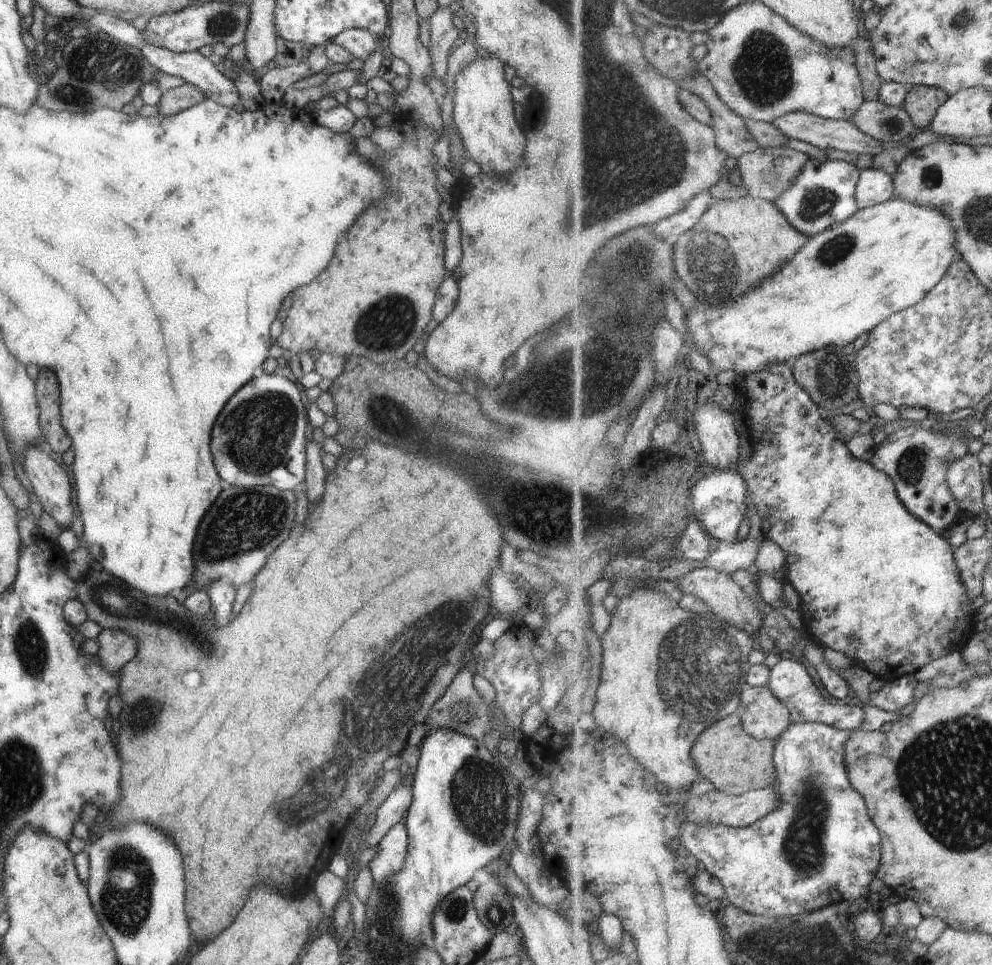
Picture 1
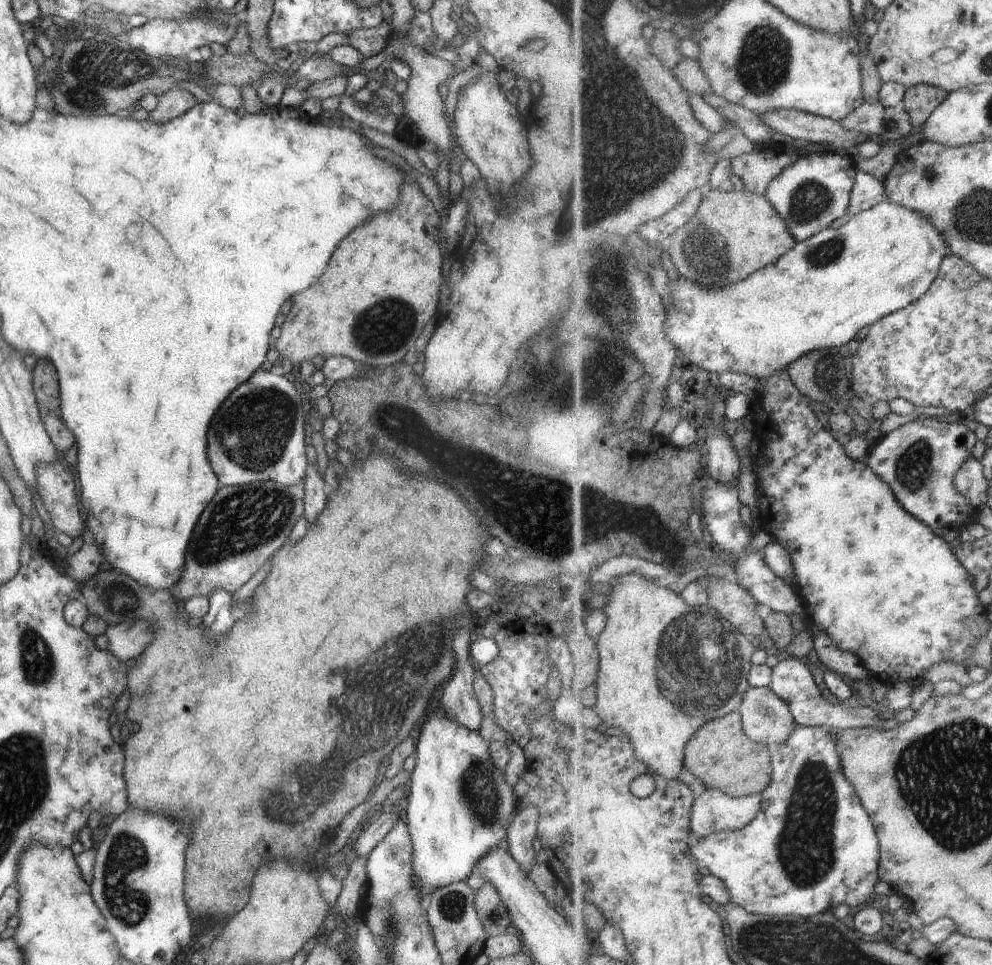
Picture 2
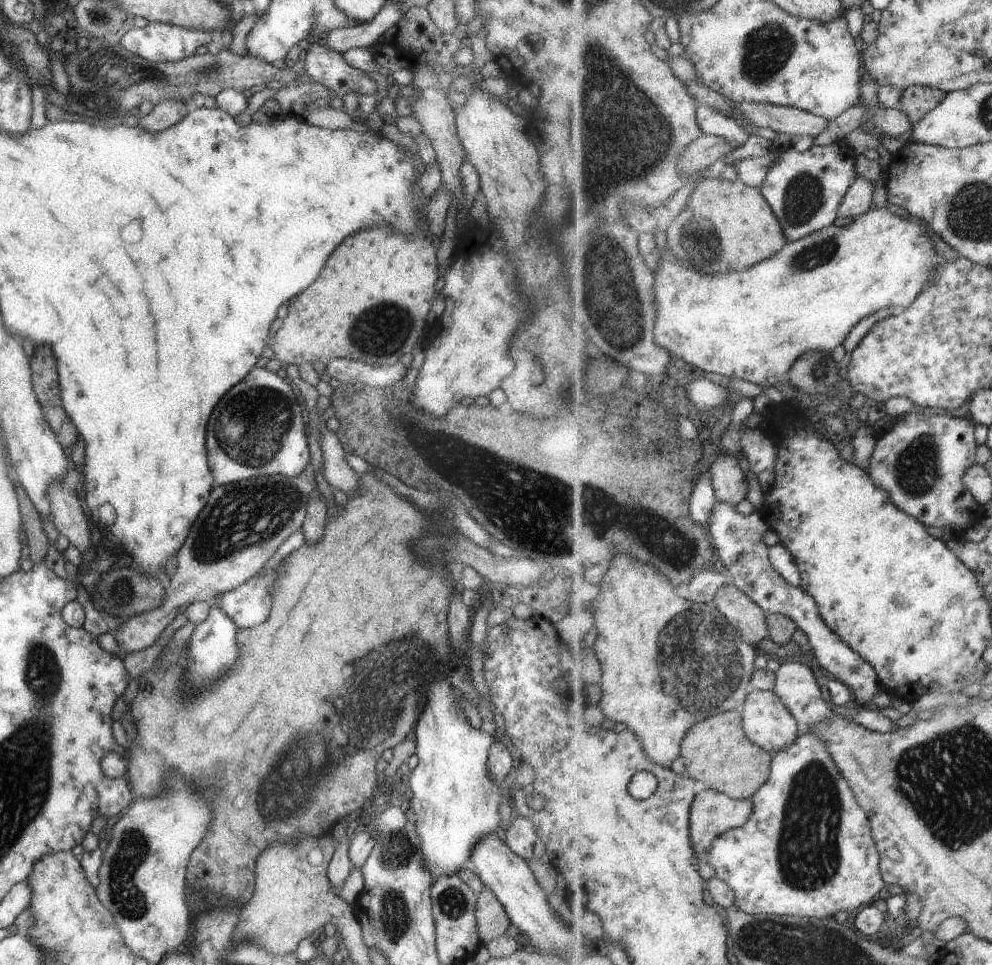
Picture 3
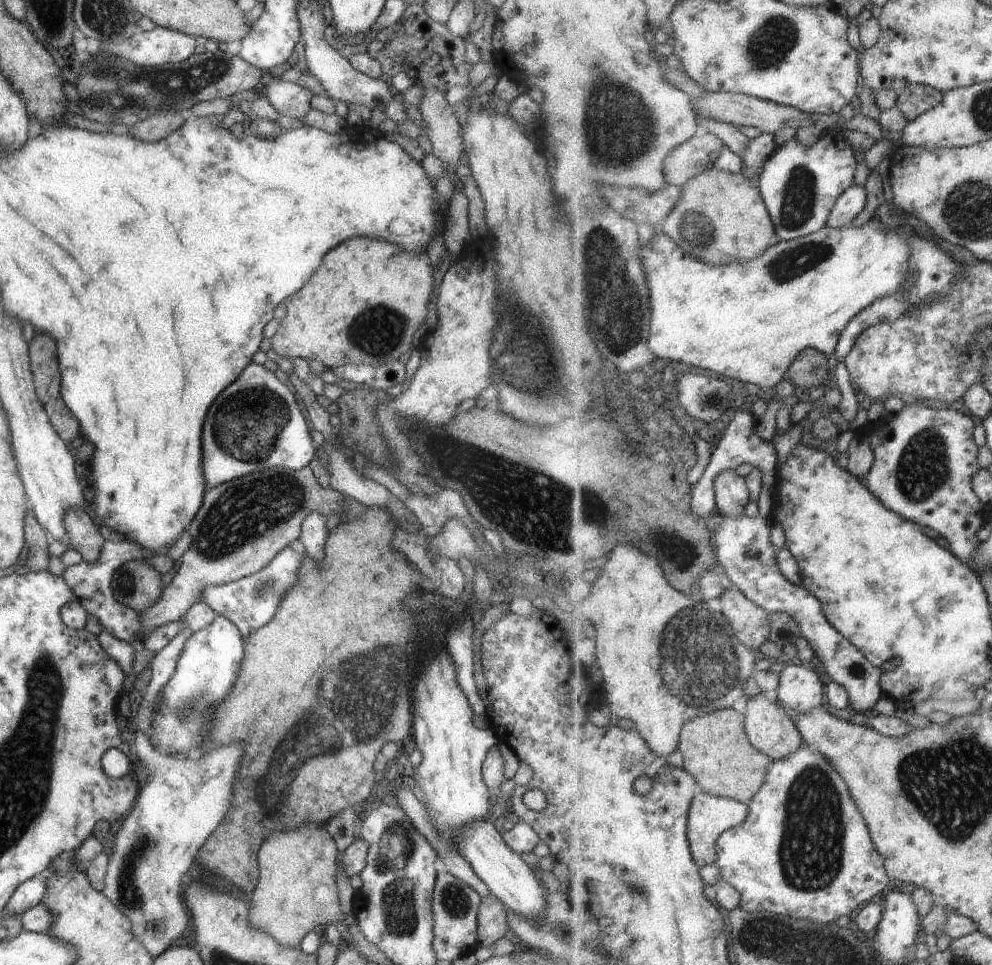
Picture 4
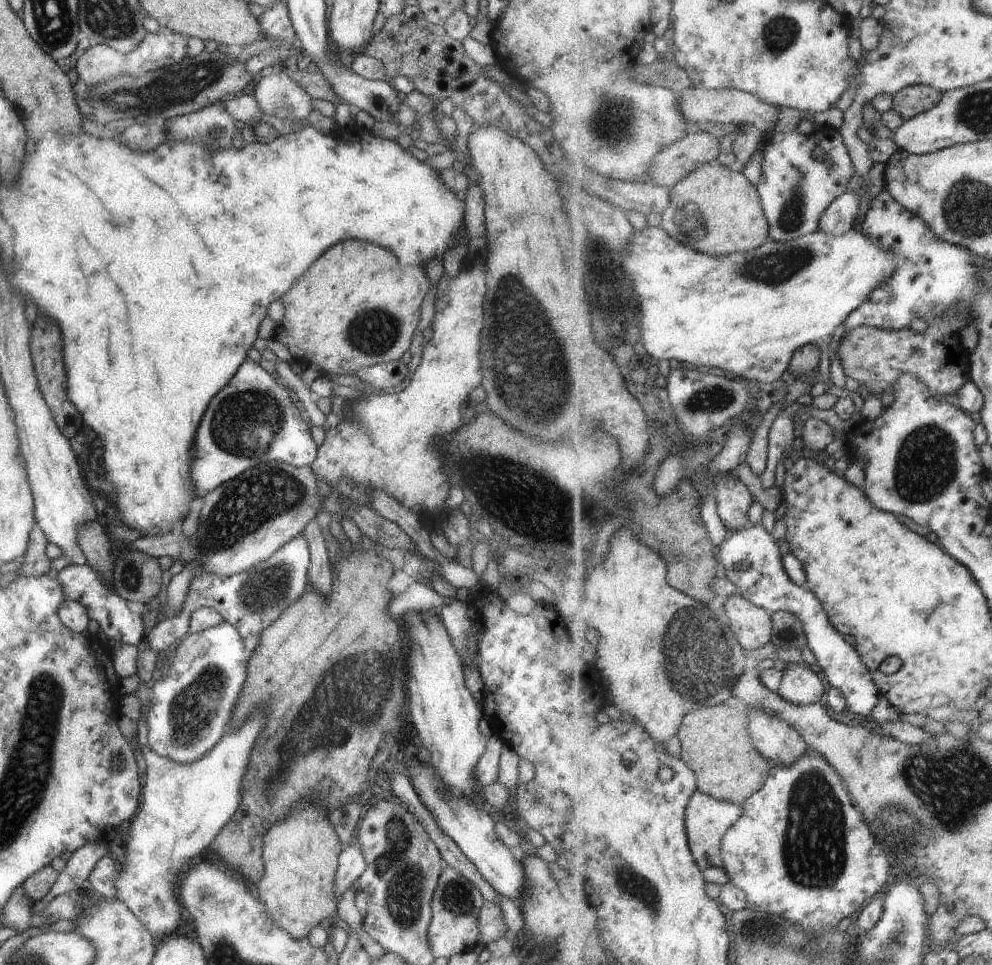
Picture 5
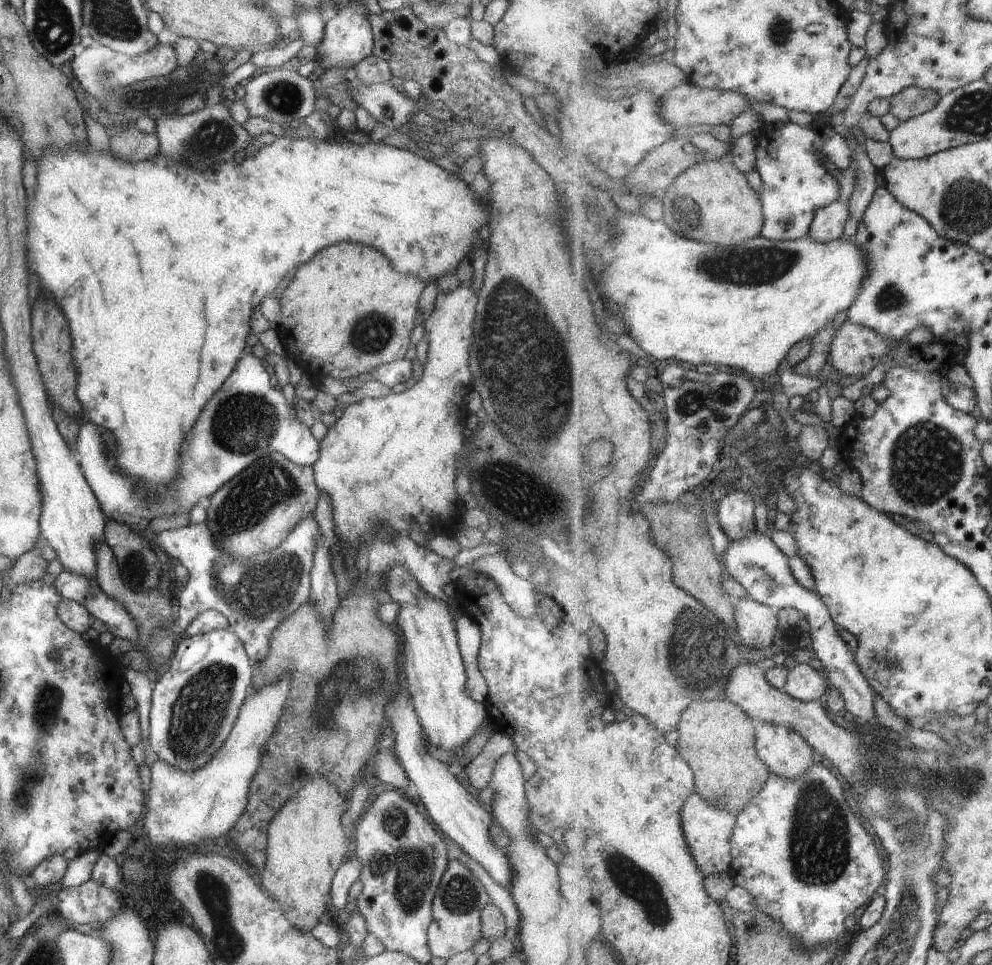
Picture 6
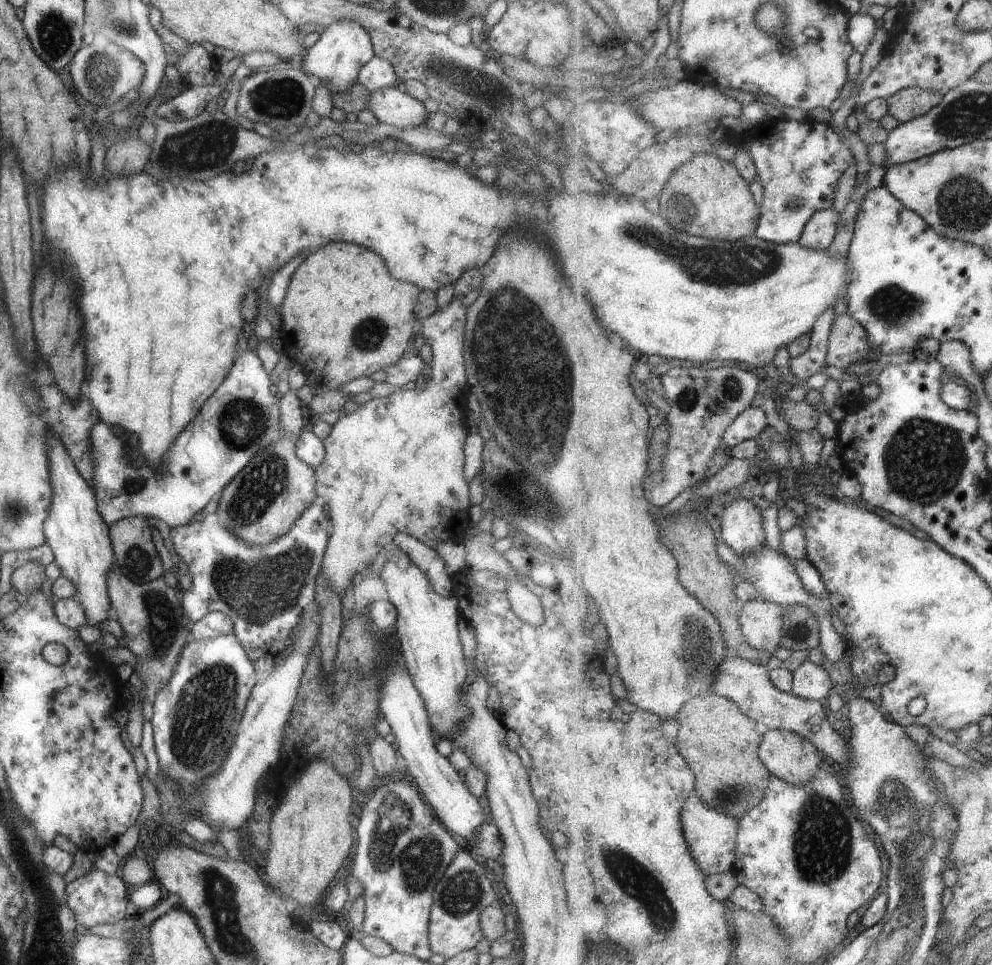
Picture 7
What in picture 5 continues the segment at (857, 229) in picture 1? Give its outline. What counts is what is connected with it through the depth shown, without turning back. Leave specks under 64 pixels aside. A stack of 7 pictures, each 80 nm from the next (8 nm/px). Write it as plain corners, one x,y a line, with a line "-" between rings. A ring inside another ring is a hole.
661,225
646,226
642,231
637,231
631,235
627,252
631,252
631,256
625,256
623,268
627,272
629,278
633,278
633,286
635,286
635,294
639,298
639,308
641,312
641,328
642,344
647,350
647,354
653,356
657,361
676,360
680,362
689,362
698,366
708,366
709,368
722,368
731,372
733,376
742,380
757,380
762,383
775,382
777,378
786,378
789,373
791,359
793,354
802,346
807,344
816,344
823,354
823,367
829,367
829,342
833,338
833,332
837,330
837,326
844,323
845,318
849,316
849,312
859,308
861,302
865,302
869,297
869,292
873,292
877,286
882,285
885,281
890,281
894,277
896,266
894,253
891,249
882,246
881,243
875,243
870,236
864,235
861,231
851,229
844,235
835,236
821,231
800,236
792,241
767,241
760,247
750,250
746,253
731,253
729,256
707,256
703,252
697,252
685,244
681,244
679,240
675,240

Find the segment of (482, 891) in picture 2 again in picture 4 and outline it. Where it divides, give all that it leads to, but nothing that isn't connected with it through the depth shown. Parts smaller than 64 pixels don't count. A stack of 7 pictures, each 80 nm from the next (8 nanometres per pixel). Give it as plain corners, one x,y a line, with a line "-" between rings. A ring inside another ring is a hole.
491,893
482,897
476,912
477,946
487,948
508,929
504,904

